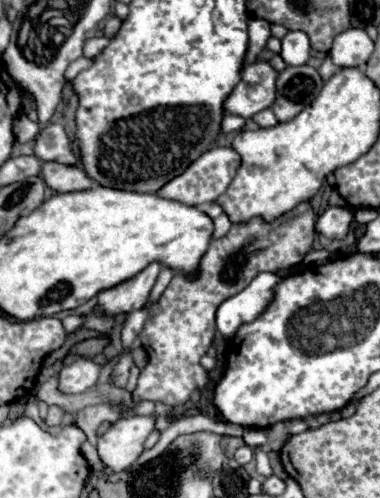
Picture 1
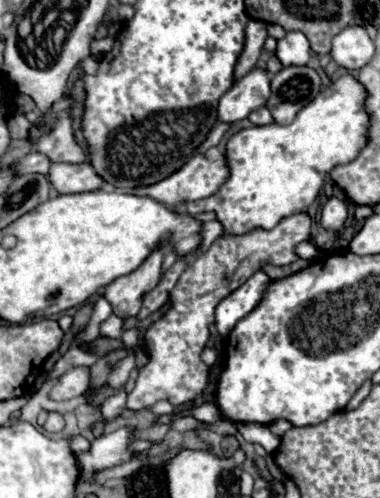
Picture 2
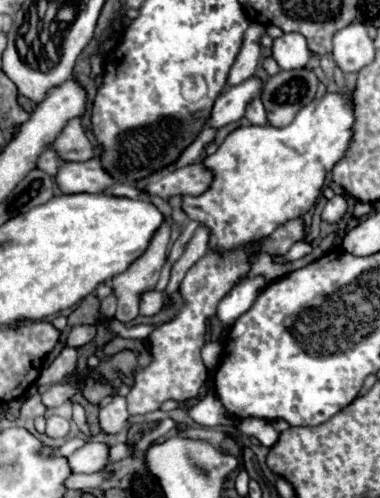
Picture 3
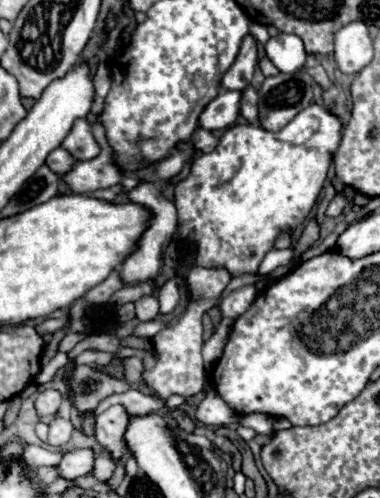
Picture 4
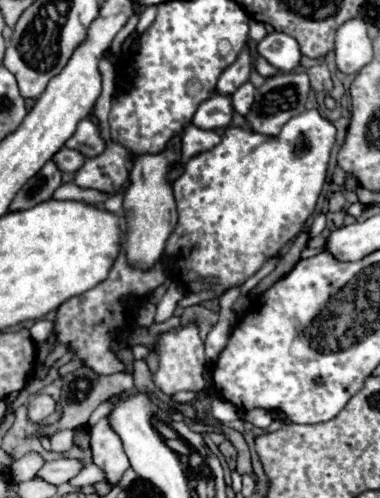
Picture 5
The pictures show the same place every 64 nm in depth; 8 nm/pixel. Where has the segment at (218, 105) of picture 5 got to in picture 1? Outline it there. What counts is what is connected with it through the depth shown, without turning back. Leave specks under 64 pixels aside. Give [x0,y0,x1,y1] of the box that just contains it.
[224,62,276,118]

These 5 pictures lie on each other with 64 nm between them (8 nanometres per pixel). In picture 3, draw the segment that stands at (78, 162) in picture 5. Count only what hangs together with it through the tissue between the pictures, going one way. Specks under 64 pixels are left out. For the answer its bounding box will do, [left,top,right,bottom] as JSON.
[38,150,64,176]

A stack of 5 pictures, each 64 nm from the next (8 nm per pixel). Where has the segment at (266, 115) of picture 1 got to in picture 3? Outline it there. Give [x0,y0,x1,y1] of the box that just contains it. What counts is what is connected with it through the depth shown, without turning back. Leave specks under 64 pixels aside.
[244,98,266,126]

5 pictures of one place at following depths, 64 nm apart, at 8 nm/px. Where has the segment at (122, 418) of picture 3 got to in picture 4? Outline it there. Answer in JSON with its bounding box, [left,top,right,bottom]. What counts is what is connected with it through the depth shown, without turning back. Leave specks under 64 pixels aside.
[96,406,128,462]

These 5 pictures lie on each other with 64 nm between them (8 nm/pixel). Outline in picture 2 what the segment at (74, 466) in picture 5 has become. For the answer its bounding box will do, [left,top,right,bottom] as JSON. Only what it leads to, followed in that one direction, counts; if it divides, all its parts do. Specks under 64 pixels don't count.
[76,428,130,474]

